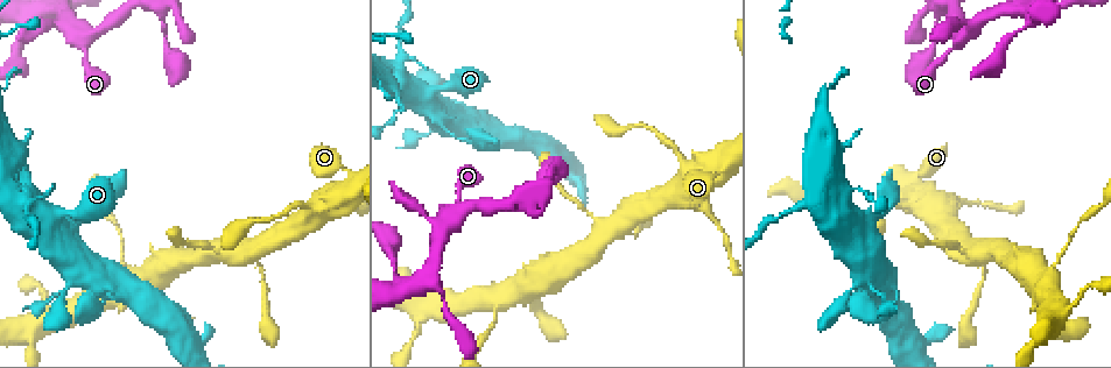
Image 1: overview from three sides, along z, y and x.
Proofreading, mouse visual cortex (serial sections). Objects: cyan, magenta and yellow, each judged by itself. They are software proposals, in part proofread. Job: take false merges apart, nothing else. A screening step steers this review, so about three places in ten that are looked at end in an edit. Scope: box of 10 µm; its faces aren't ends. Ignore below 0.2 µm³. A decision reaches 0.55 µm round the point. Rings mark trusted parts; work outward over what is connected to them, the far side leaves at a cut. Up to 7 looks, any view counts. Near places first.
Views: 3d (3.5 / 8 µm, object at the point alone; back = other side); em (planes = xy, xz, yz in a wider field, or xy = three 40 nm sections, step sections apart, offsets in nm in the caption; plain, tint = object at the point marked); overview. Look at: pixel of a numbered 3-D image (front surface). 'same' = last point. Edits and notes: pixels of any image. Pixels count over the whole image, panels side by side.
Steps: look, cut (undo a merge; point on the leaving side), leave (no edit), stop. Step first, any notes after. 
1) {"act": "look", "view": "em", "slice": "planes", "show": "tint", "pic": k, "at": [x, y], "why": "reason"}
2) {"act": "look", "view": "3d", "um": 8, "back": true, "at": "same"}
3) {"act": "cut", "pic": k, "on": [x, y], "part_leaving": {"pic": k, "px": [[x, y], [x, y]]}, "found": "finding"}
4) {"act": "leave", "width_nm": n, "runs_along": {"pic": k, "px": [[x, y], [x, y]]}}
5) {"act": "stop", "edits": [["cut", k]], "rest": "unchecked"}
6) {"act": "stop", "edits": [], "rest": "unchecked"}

{"act": "look", "view": "3d", "um": 8, "back": true, "pic": 1, "at": [1064, 309], "why": "thin arm on a thick one"}

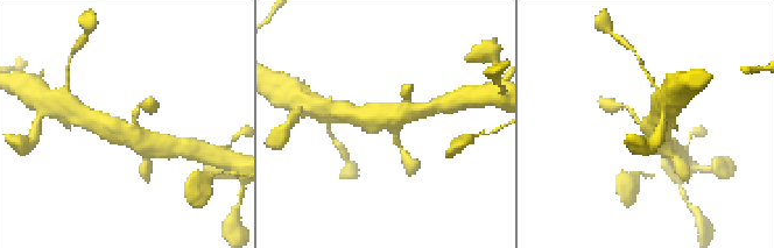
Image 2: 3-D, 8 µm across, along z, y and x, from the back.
{"act": "look", "view": "3d", "um": 3.5, "at": "same"}

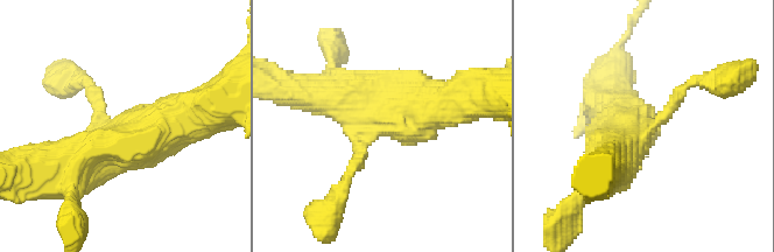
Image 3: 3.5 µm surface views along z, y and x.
{"act": "leave", "runs_along": {"pic": 3, "px": [[209, 106], [76, 167]]}, "found": "all the same cell"}

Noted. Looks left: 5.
{"act": "look", "view": "3d", "um": 8, "pic": 1, "at": [399, 69], "why": "abrupt turn"}

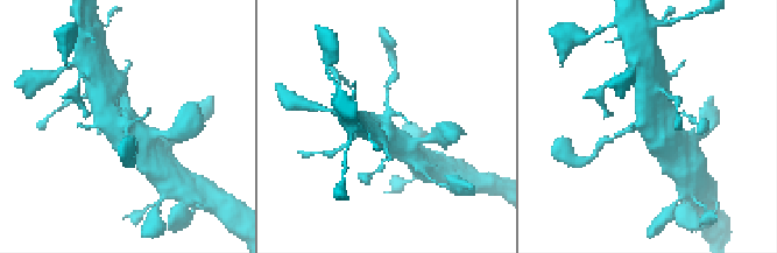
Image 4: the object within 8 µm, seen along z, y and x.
{"act": "look", "view": "3d", "um": 3.5, "at": "same"}

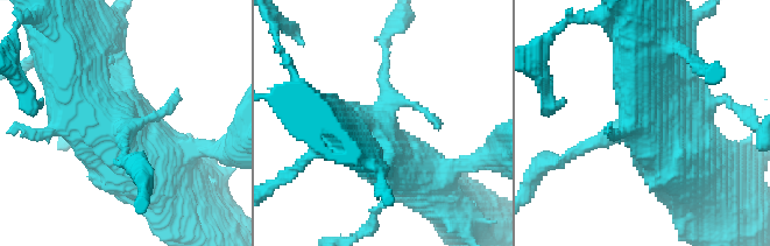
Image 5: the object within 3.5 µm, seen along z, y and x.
{"act": "look", "view": "em", "slice": "xy", "step": 1, "show": "tint", "pic": 5, "at": [119, 132], "why": "need the tissue"}

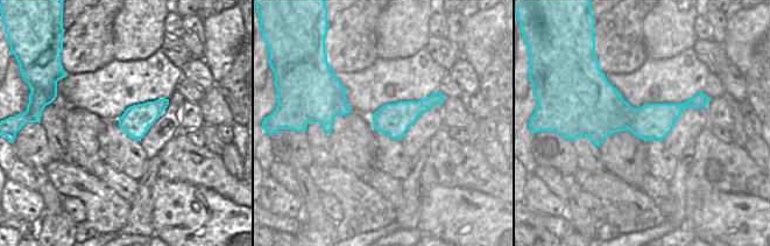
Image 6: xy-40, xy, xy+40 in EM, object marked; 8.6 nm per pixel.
{"act": "leave", "runs_along": {"pic": 5, "px": [[170, 162], [103, 143], [66, 83]]}, "found": "all the same cell"}

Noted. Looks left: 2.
{"act": "look", "view": "3d", "um": 3.5, "pic": 1, "at": [402, 283], "why": "three arms meet"}

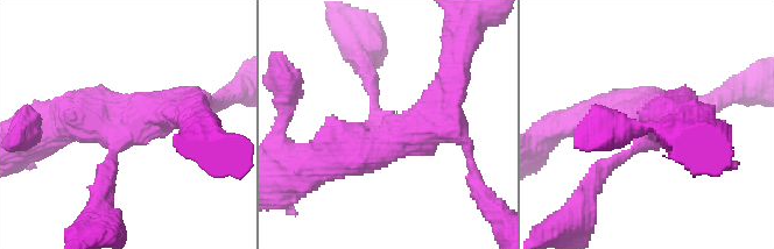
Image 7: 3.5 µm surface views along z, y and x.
{"act": "leave", "arm_widths_nm": [150, 400, 600], "runs_along": {"pic": 7, "px": [[185, 111], [135, 121], [107, 175]]}, "found": "continuous, no second cell"}

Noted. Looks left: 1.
{"act": "stop", "edits": [], "rest": "unchecked"}

